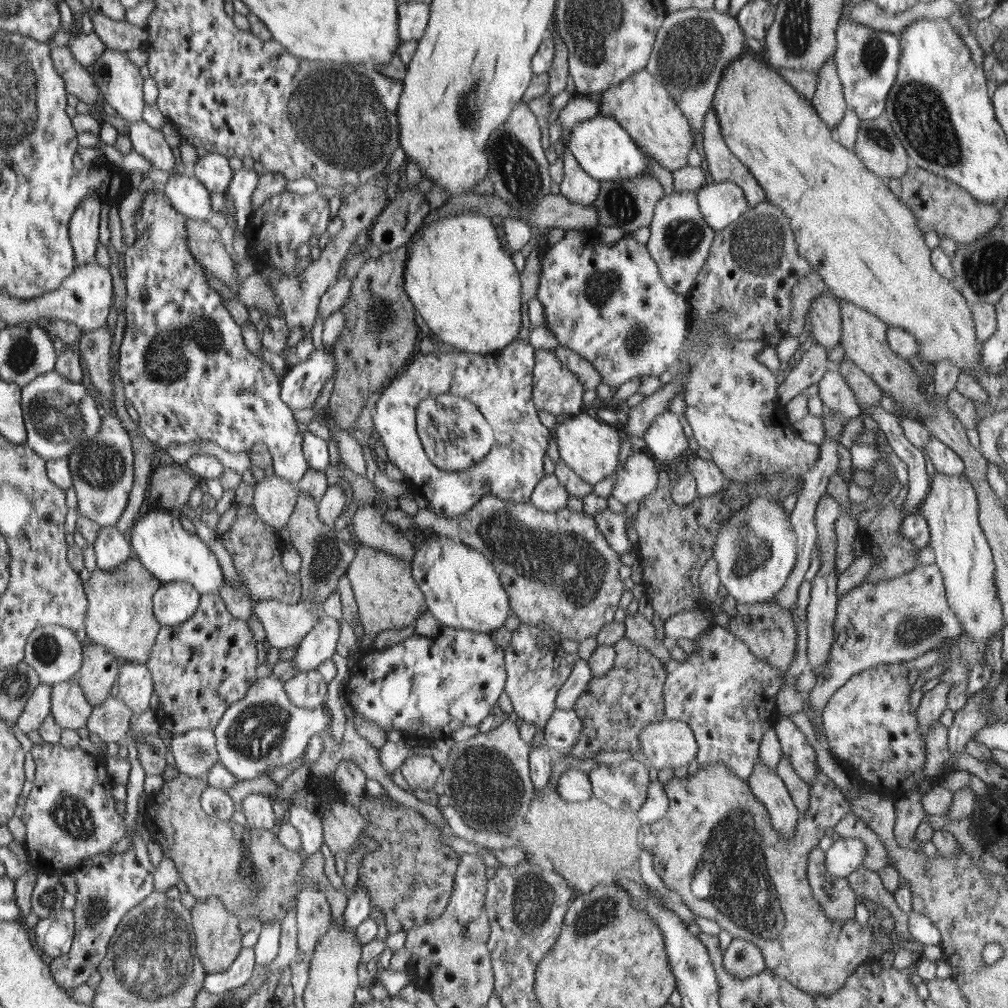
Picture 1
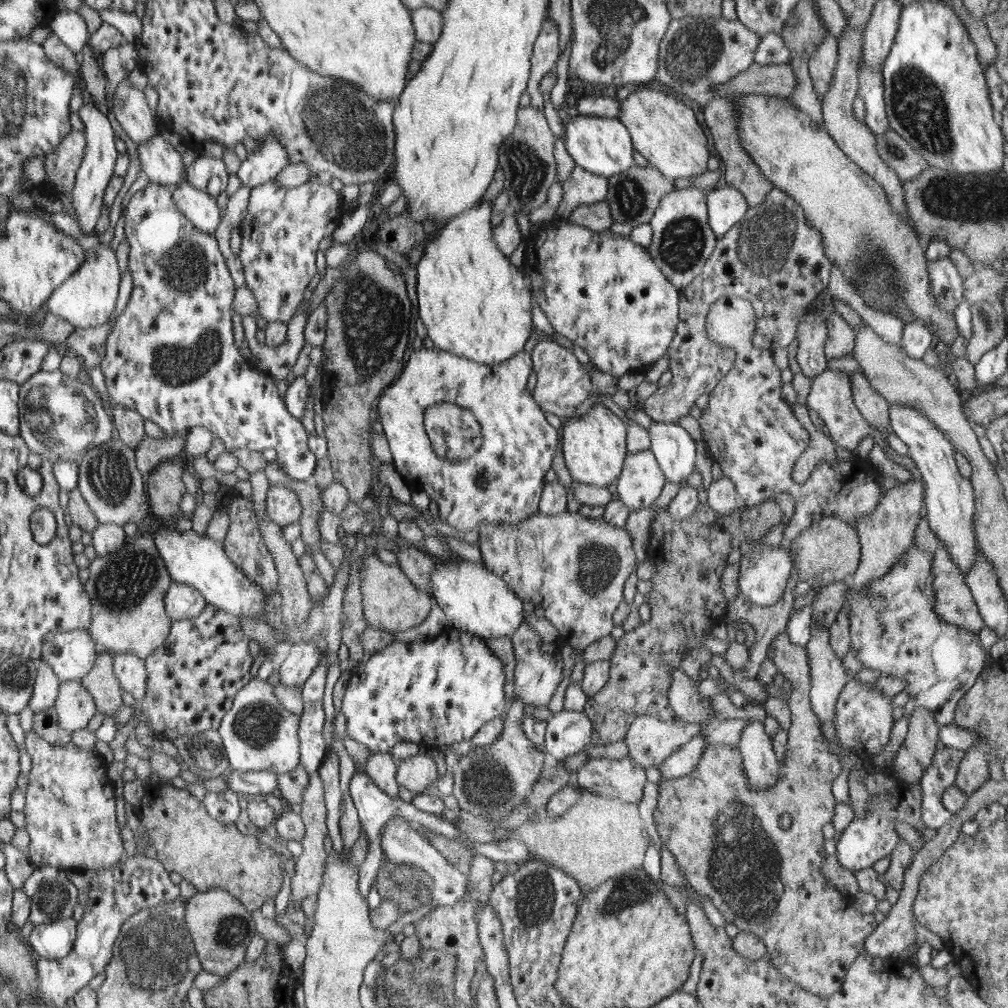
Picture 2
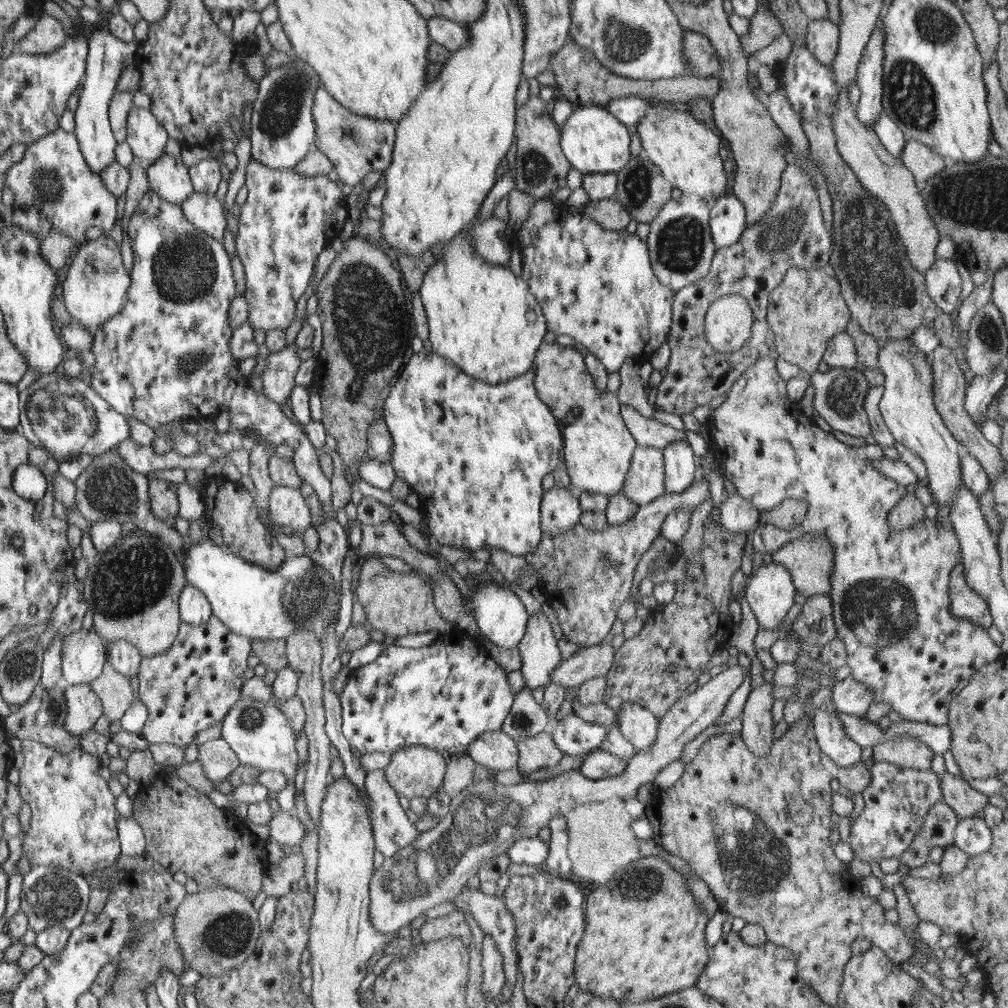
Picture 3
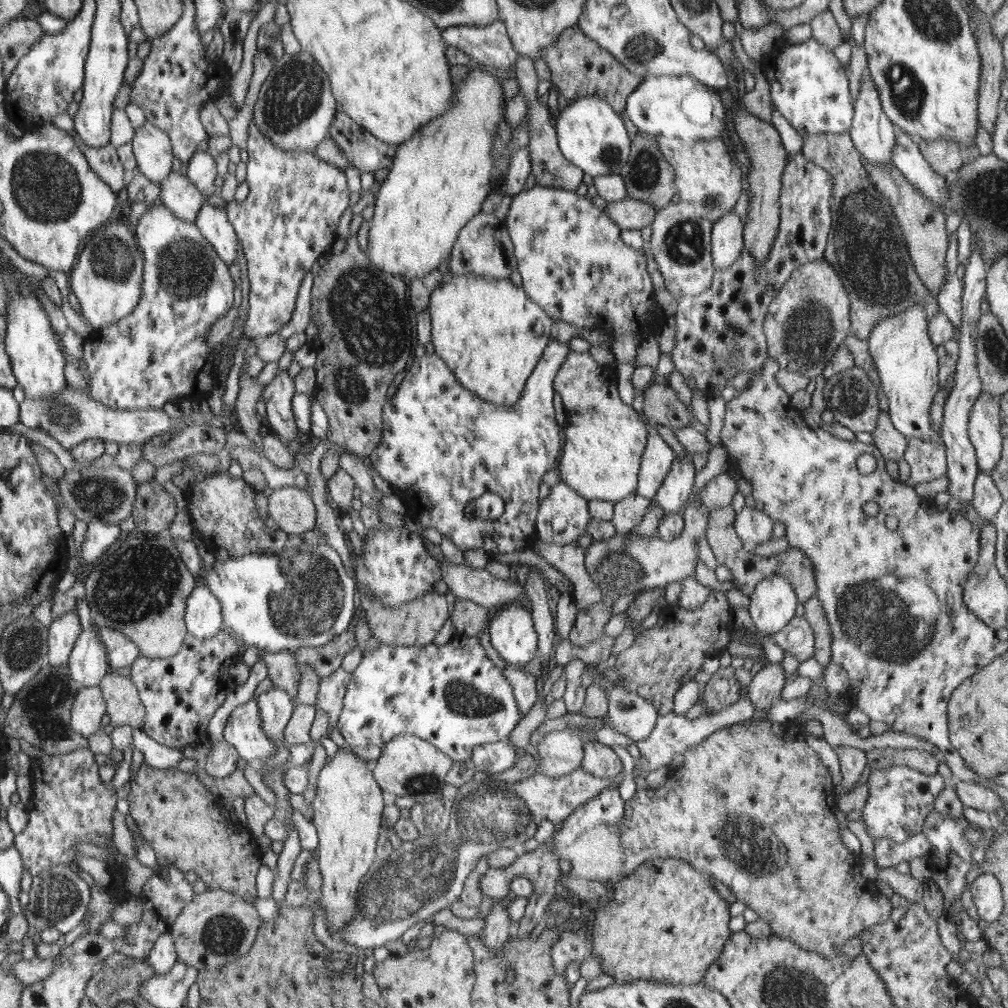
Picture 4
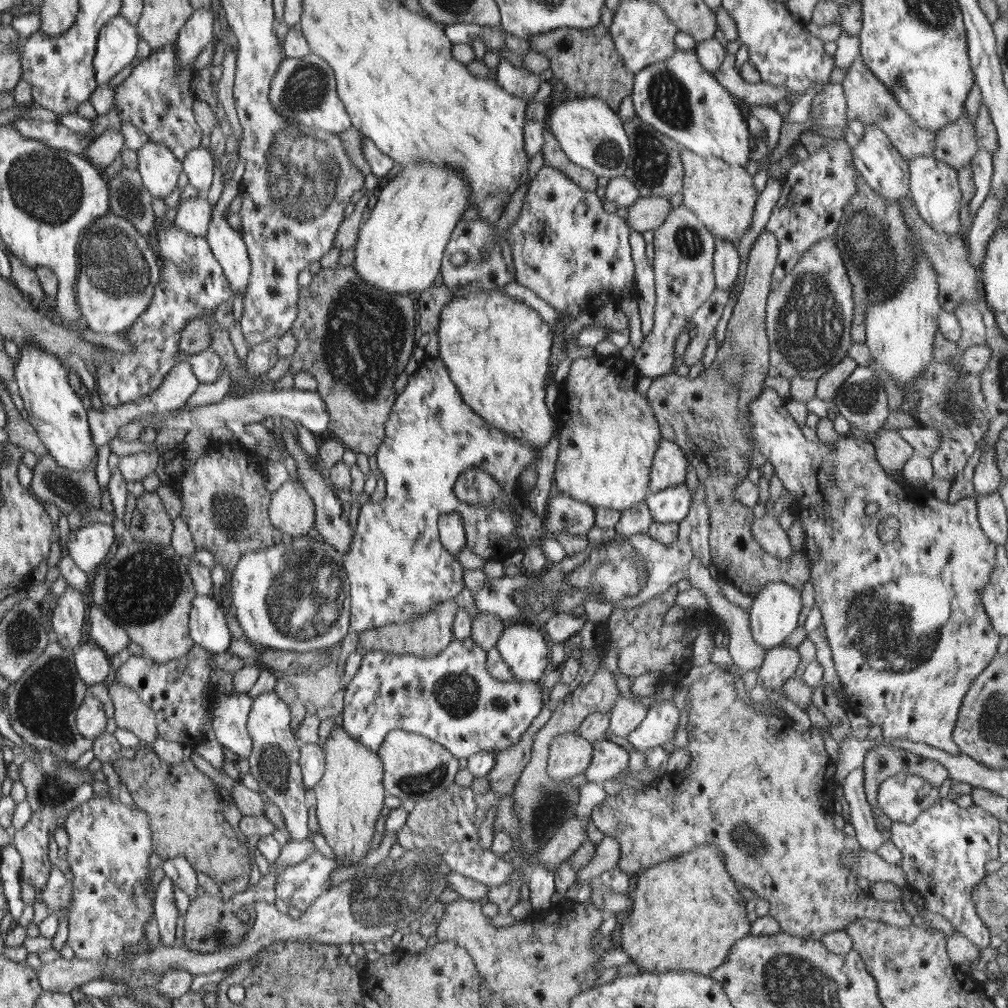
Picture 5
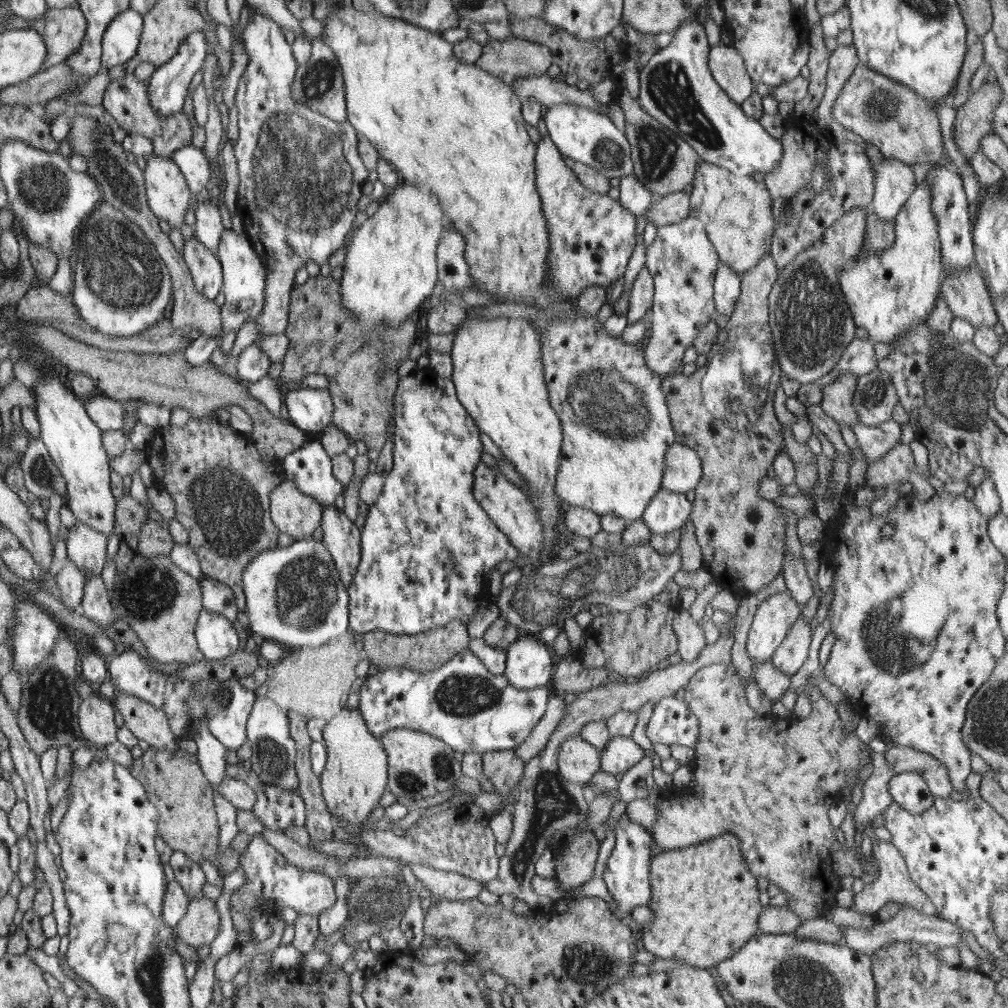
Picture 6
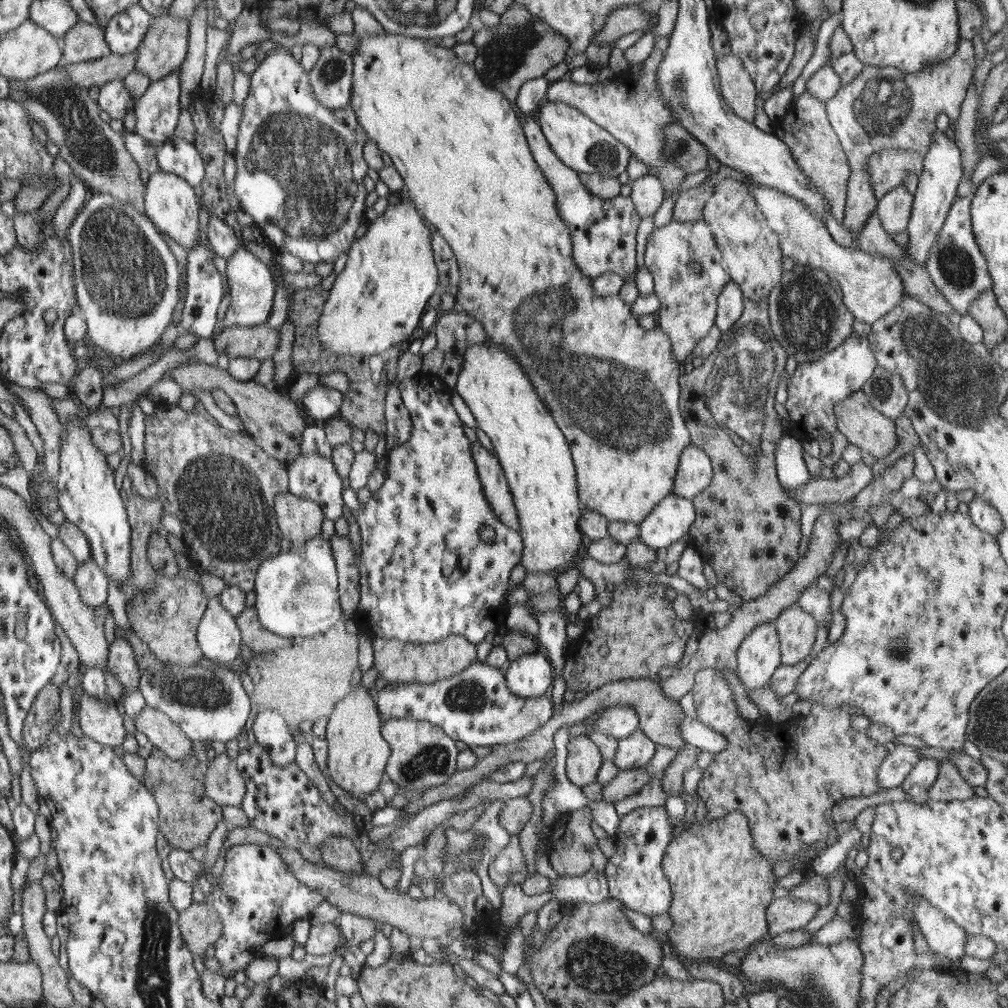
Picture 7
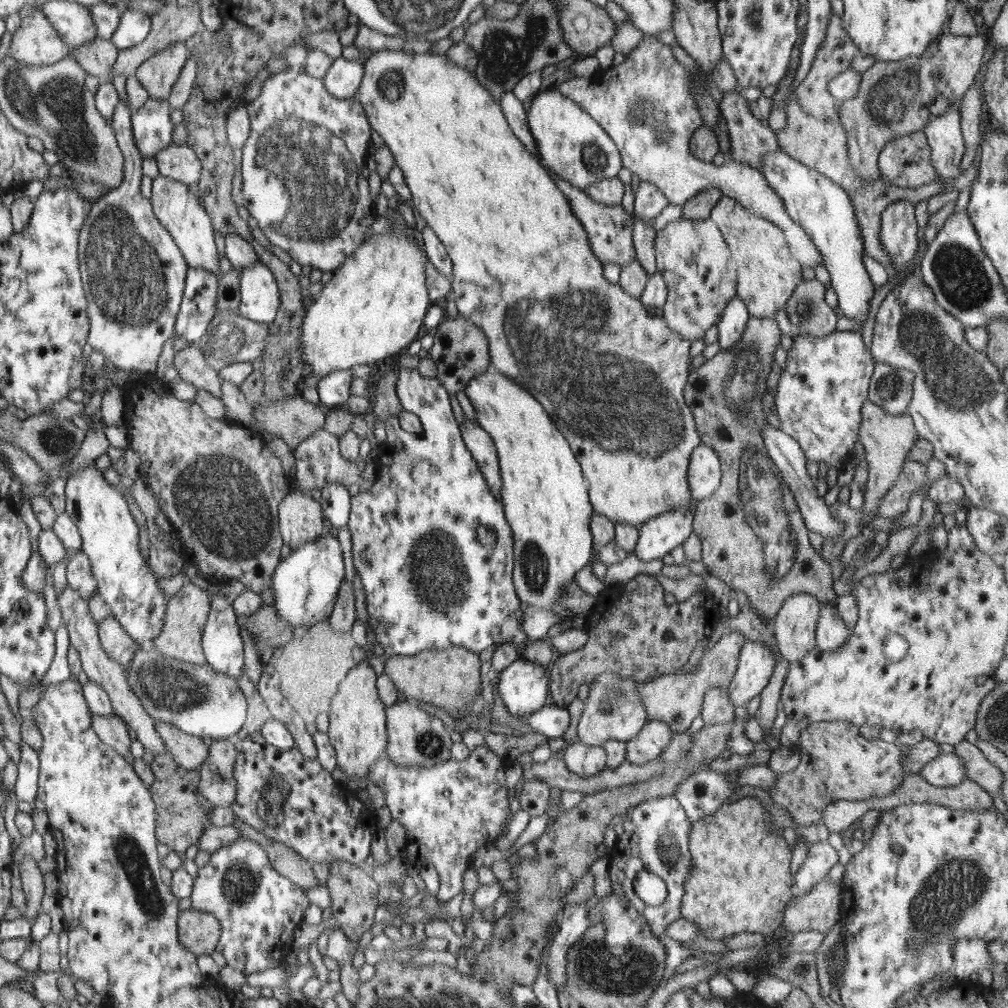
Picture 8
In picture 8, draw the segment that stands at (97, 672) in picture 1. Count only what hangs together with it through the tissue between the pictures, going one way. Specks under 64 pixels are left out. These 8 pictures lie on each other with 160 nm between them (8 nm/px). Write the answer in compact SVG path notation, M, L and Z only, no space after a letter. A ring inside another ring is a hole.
M156 720L157 732L166 743L169 753L179 765L189 770L200 768L210 755L210 748L197 737L184 732L174 723Z

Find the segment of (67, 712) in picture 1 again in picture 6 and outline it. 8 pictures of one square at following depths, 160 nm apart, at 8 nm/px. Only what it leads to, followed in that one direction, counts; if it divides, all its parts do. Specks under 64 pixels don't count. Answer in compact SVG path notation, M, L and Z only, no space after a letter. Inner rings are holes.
M98 692L81 702L78 716L81 733L95 750L116 742L119 730L114 722L114 708Z

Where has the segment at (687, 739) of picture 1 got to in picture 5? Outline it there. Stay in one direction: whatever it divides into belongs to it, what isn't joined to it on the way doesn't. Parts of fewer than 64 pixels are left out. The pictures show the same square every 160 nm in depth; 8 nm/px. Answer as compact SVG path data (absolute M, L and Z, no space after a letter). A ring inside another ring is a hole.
M621 695L611 708L609 730L616 736L627 737L639 726L648 714L648 707L635 699L628 699Z

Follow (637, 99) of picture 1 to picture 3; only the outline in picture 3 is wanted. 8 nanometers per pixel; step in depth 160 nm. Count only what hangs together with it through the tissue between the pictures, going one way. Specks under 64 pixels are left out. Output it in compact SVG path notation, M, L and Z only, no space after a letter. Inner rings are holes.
M663 102L649 108L649 113L636 128L646 158L662 171L663 178L686 195L698 195L710 205L728 194L729 176L720 157L720 136L710 127L684 112L682 106L666 106Z

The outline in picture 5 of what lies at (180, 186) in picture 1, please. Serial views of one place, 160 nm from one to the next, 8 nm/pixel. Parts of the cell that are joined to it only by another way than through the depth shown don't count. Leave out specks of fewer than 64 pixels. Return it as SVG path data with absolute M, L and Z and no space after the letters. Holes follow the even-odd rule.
M239 158L237 167L234 169L232 179L224 186L219 201L213 206L212 220L209 224L206 240L209 241L212 251L217 255L217 259L221 261L222 268L225 268L225 272L228 274L233 291L241 292L244 295L244 292L247 291L247 288L249 288L249 285L251 284L251 270L253 270L251 267L249 251L240 230L236 232L236 230L234 230L234 228L232 228L232 226L224 220L224 210L227 210L229 204L240 193L240 183L243 176L244 161L242 158Z

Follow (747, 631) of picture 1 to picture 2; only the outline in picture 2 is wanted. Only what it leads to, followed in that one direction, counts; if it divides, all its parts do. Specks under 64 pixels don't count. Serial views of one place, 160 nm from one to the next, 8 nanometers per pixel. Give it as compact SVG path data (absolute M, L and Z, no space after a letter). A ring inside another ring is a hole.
M781 632L772 641L770 649L768 649L767 658L774 660L777 670L780 671L785 678L793 684L794 689L789 695L788 705L791 710L791 726L787 730L787 743L785 748L785 757L779 762L779 777L775 785L767 789L754 788L749 783L744 765L743 758L739 747L727 744L713 744L706 746L701 759L698 761L697 767L685 777L674 779L672 781L662 782L659 789L659 799L656 810L654 811L654 824L659 834L660 841L666 847L666 850L674 856L674 860L678 863L680 874L688 880L688 884L694 888L695 892L701 896L708 896L714 900L714 906L724 916L727 923L736 925L740 932L754 933L760 937L766 945L766 952L773 965L781 972L782 976L787 977L790 981L798 984L802 989L820 997L830 997L842 987L849 966L856 960L856 957L865 950L864 943L866 938L870 936L878 922L876 922L873 914L862 914L856 908L853 908L854 897L842 896L822 874L822 863L826 861L827 853L824 850L824 835L822 835L822 827L832 822L835 801L831 791L831 784L834 778L843 770L843 766L839 761L839 757L831 753L829 744L825 741L825 737L821 733L819 718L811 709L810 689L811 689L811 668L807 650L804 647L792 644L786 632Z

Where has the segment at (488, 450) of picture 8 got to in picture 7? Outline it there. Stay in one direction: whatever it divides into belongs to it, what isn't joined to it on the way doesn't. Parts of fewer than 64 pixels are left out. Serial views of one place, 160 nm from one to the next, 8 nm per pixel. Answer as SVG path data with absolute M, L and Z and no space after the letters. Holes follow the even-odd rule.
M474 442L473 451L473 459L477 461L483 491L490 508L507 527L519 532L518 513L498 457L478 442Z

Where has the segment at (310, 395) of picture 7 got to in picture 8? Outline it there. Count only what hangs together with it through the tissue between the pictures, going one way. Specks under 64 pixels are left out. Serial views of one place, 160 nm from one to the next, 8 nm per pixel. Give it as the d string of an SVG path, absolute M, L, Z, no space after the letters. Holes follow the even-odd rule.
M349 370L335 371L334 373L320 379L318 383L318 394L320 404L333 409L344 407L351 398L350 384L352 384L352 372Z

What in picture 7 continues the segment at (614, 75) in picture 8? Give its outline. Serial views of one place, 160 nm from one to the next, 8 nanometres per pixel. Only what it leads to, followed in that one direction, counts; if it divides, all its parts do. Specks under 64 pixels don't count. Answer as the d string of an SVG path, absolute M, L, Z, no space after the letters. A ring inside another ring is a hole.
M652 49L650 55L643 61L639 74L634 75L628 69L615 74L615 79L609 84L599 82L592 84L577 84L567 76L551 83L547 90L547 100L550 102L560 101L572 104L574 108L580 109L586 116L591 117L598 126L605 128L610 134L625 144L631 155L640 159L649 169L650 175L661 180L665 192L671 194L663 200L654 217L654 228L662 228L673 219L673 210L676 199L679 197L679 188L687 177L687 172L678 168L674 160L664 158L664 149L667 136L665 128L677 122L673 110L661 97L657 89L658 67L663 59L663 51ZM753 179L746 181L745 186L761 208L767 223L778 233L779 245L787 261L809 264L810 267L826 272L830 279L837 280L843 292L843 303L855 318L874 324L907 297L903 280L893 269L891 258L868 254L858 246L842 247L832 239L824 223L815 218L801 200L781 190L765 187Z

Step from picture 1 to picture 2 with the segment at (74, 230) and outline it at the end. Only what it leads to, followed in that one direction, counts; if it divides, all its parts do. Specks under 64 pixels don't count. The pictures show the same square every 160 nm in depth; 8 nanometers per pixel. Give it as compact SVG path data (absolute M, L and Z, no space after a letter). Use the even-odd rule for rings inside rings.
M93 99L77 105L79 117L83 120L83 132L86 137L84 159L77 172L77 180L73 187L73 207L78 214L78 222L84 234L92 234L101 215L103 196L109 180L114 176L118 152L115 145L116 133L110 125L110 120Z

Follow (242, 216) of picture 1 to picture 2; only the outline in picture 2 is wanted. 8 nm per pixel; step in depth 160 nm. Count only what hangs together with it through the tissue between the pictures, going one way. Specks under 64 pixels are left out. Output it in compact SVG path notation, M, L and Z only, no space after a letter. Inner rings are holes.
M268 135L263 141L258 141L257 148L248 154L246 160L242 161L236 176L244 186L253 189L255 186L272 182L277 175L280 175L288 166L288 157L285 146L274 135Z

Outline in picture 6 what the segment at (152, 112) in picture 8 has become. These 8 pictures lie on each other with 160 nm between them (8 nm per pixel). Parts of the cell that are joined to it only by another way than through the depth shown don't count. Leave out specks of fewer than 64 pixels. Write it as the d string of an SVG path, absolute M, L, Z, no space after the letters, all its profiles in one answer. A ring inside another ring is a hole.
M202 30L190 33L185 42L179 47L177 55L163 66L159 66L149 78L148 93L149 100L152 101L153 109L161 116L177 114L183 109L188 94L188 86L192 82L192 77L202 68L207 49L207 42Z

